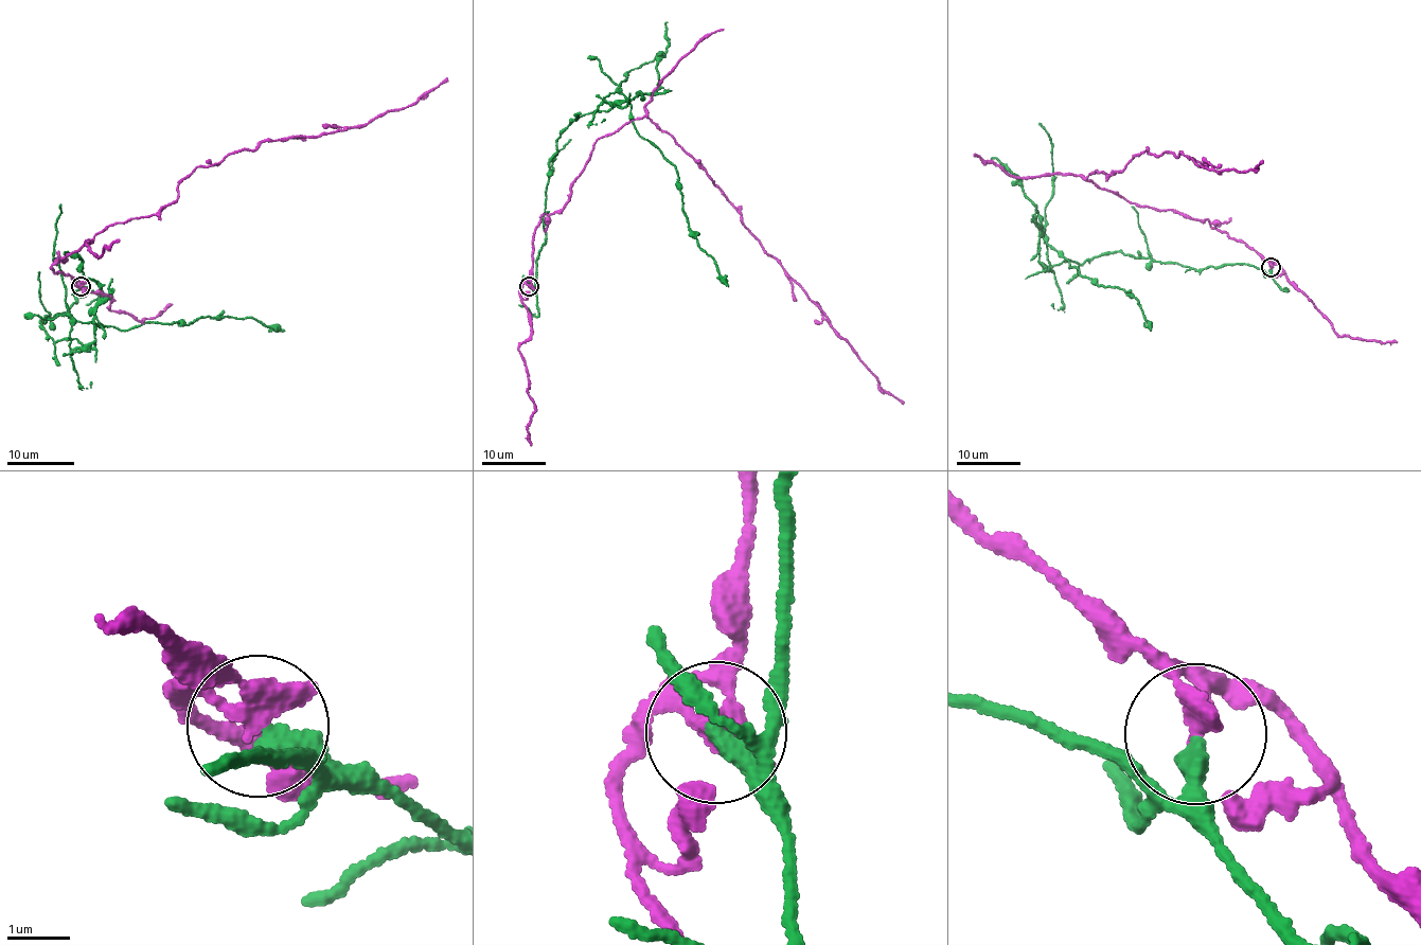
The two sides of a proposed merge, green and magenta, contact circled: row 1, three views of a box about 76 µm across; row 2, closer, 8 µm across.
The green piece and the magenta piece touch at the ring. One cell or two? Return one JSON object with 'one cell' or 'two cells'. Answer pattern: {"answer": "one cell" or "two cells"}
{"answer": "two cells"}

